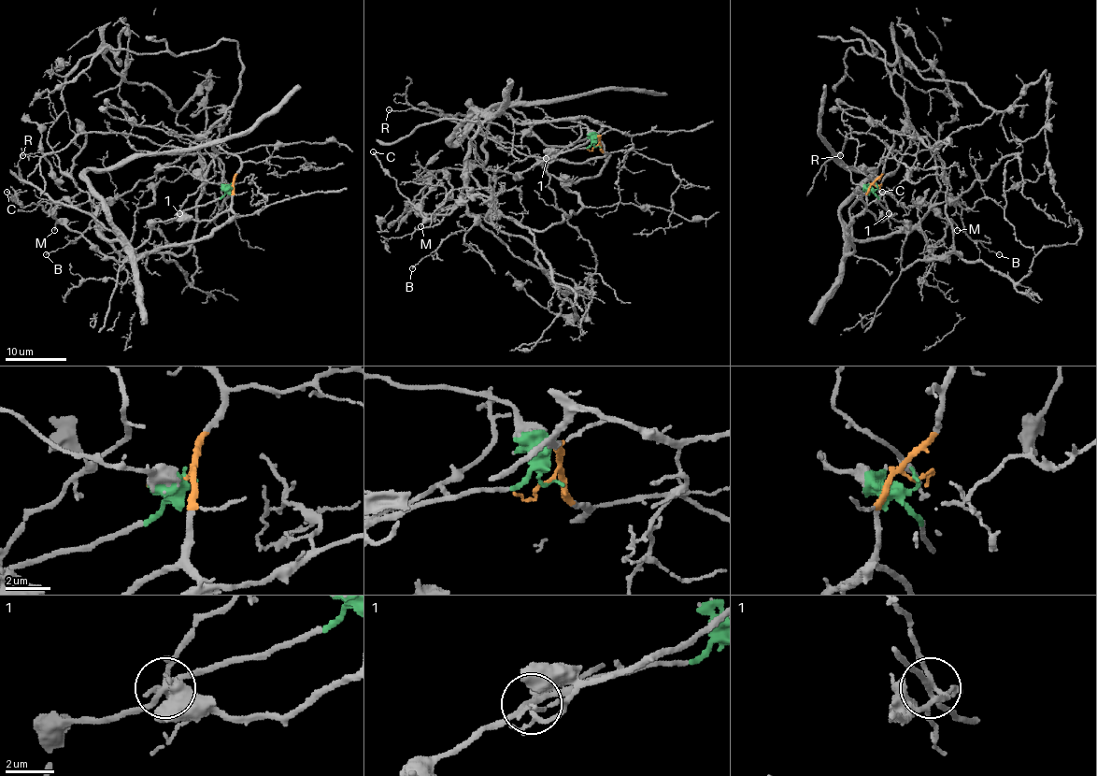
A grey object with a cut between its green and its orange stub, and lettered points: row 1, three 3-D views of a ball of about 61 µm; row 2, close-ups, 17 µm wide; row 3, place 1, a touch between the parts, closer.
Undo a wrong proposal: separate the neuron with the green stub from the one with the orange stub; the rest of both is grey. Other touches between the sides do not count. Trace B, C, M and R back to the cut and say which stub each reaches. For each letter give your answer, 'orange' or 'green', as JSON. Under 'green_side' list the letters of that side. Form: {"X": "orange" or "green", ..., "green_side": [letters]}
{"B": "orange", "C": "green", "M": "green", "R": "orange", "green_side": ["C", "M"]}

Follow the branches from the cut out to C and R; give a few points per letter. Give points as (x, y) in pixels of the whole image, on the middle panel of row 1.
C: (595, 147), (548, 156), (516, 178), (487, 170), (491, 195), (472, 195), (448, 214), (426, 217), (373, 151)
R: (595, 145), (599, 144), (606, 154), (582, 162), (532, 157), (504, 149), (441, 115), (424, 110), (388, 110)

